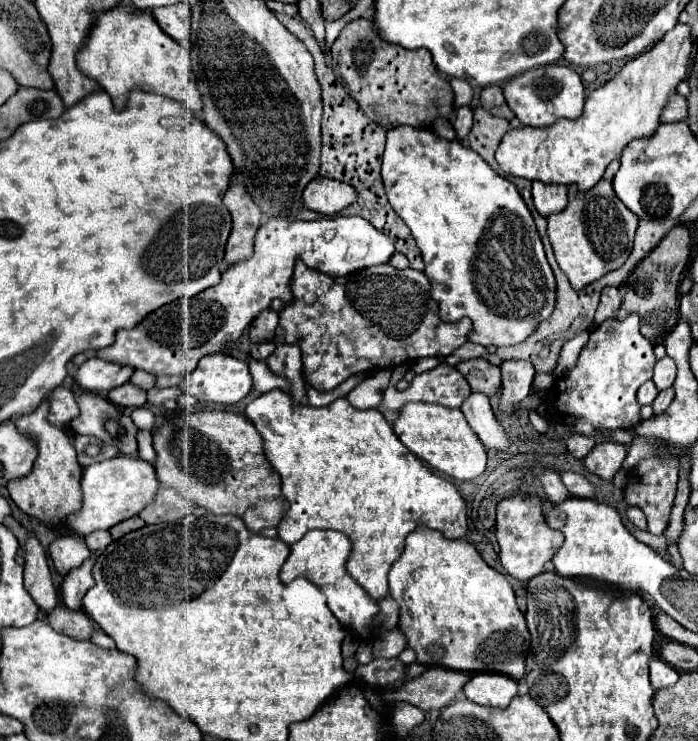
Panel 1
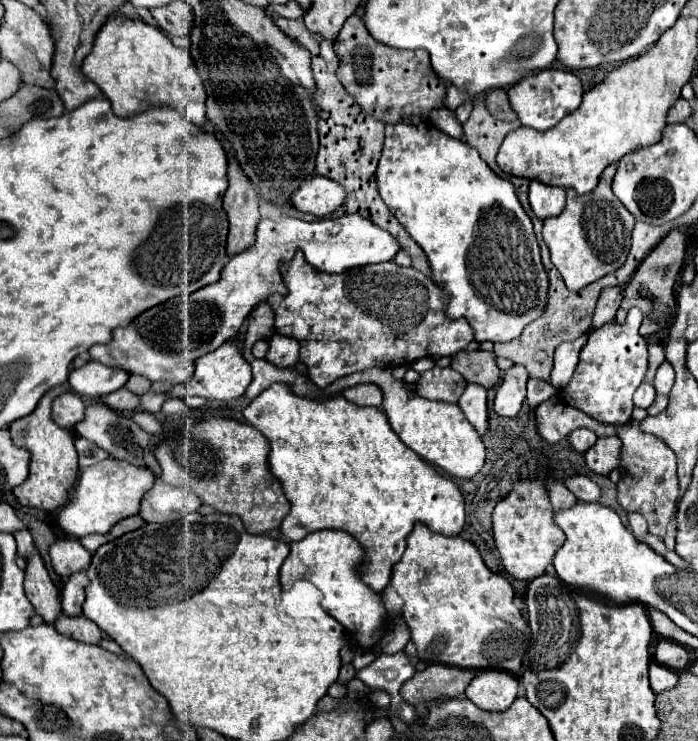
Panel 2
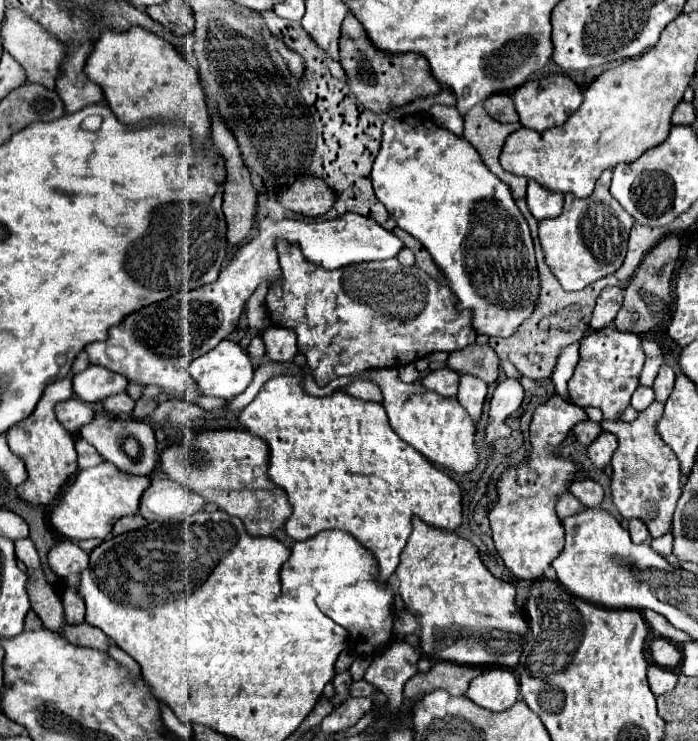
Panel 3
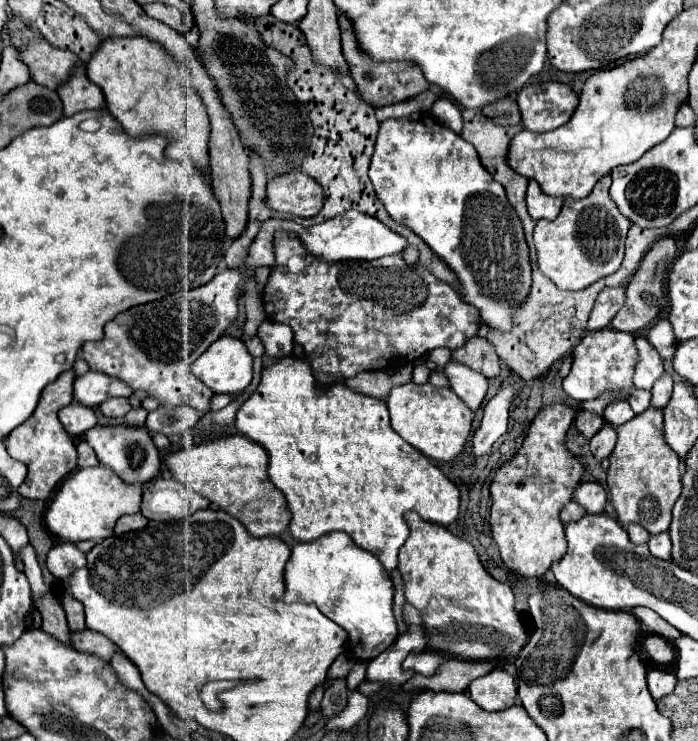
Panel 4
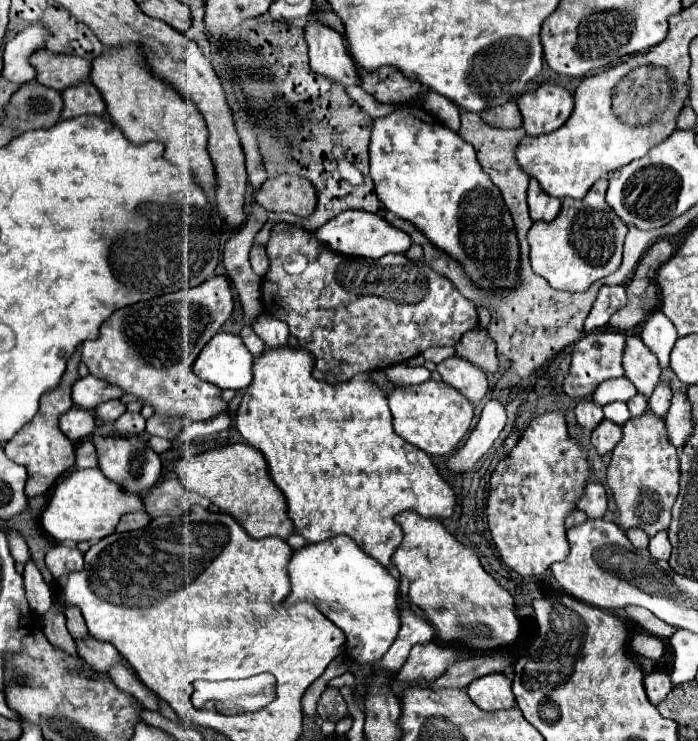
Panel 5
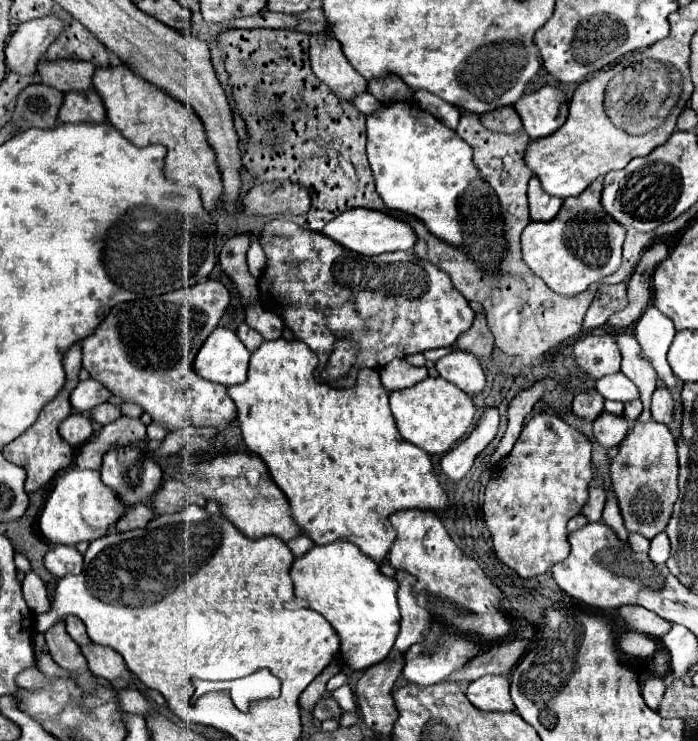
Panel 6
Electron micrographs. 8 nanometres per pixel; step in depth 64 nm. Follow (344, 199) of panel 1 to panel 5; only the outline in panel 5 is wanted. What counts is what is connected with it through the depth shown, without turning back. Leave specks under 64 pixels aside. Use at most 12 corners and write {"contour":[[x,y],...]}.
{"contour":[[302,176],[266,180],[254,200],[268,212],[310,216],[316,190]]}

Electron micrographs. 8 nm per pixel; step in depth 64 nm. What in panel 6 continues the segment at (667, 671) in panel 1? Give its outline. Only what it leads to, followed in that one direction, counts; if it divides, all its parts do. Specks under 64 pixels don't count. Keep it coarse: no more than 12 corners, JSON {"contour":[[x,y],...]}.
{"contour":[[648,678],[642,696],[652,710],[658,710],[666,692],[664,678]]}

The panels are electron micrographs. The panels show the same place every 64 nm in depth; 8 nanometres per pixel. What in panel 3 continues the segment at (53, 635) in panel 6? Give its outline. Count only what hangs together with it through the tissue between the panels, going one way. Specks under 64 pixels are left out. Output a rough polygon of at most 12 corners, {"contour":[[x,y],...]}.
{"contour":[[42,568],[28,576],[32,610],[60,632],[64,608]]}

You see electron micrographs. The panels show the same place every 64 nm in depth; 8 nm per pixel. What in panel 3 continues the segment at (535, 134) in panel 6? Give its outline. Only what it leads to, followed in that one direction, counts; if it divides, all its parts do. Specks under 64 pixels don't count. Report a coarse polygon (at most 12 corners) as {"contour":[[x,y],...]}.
{"contour":[[566,74],[528,80],[512,94],[522,126],[562,126],[582,104]]}

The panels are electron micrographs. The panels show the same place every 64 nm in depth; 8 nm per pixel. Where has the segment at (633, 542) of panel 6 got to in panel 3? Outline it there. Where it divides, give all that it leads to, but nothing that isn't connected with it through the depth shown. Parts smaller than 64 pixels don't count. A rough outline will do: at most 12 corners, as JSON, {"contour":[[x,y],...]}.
{"contour":[[630,520],[628,532],[636,544],[650,538],[642,520]]}

